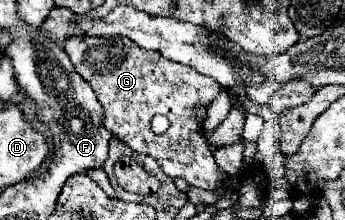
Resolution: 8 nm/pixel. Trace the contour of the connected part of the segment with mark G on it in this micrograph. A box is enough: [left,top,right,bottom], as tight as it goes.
[64,36,228,192]

